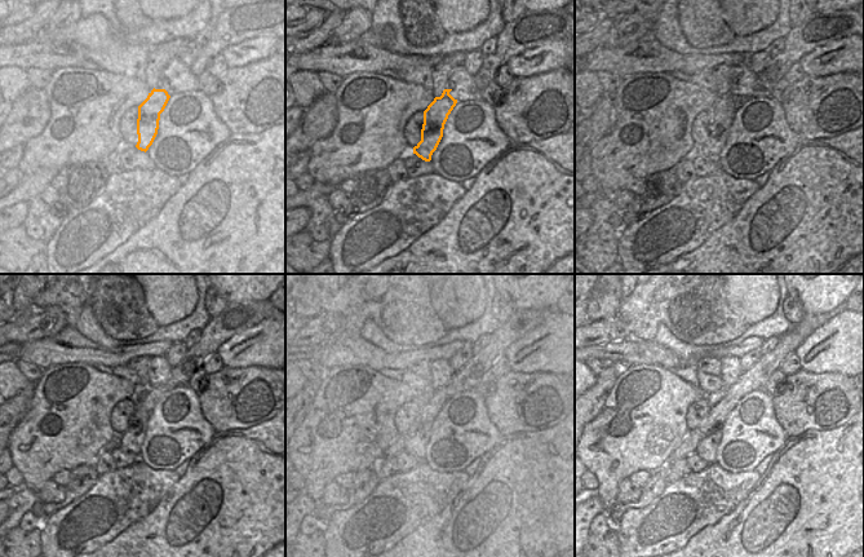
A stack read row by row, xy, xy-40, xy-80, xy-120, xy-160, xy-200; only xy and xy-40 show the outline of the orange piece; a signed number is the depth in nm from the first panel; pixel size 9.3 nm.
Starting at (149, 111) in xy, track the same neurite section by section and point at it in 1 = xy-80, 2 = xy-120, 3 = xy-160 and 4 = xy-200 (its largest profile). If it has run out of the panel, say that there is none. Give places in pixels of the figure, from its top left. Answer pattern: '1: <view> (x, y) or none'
1: xy-80 (723, 111)
2: xy-120 (131, 441)
3: xy-160 (416, 445)
4: xy-200 (707, 449)

